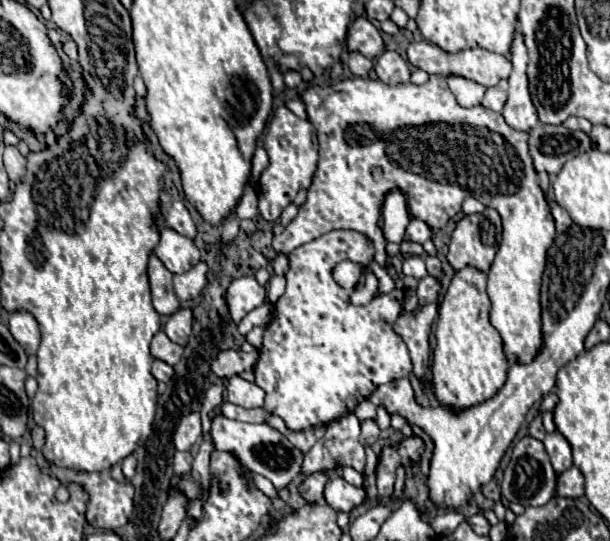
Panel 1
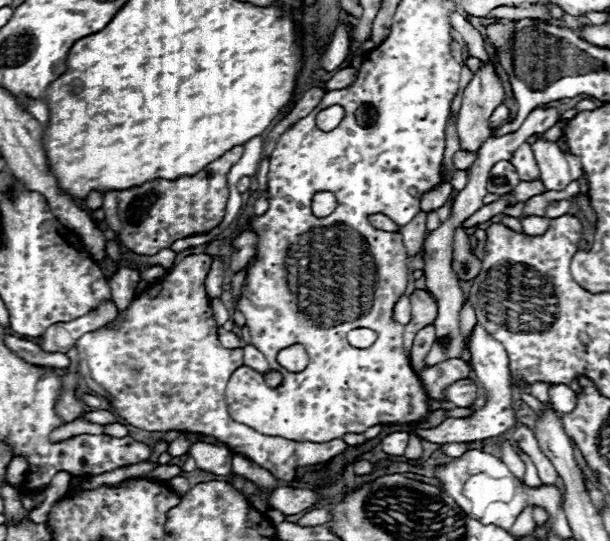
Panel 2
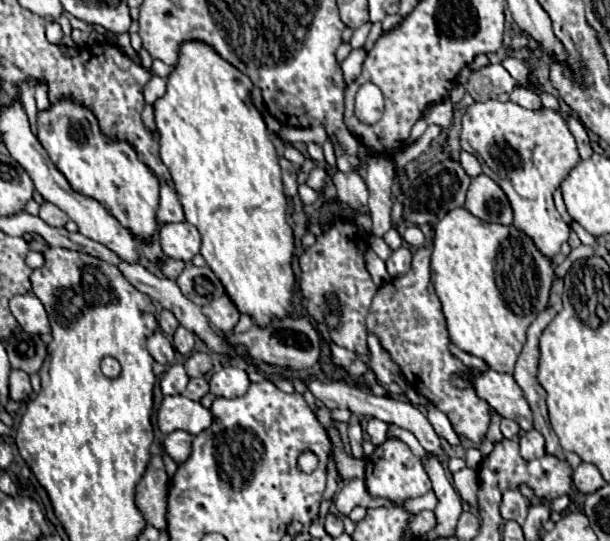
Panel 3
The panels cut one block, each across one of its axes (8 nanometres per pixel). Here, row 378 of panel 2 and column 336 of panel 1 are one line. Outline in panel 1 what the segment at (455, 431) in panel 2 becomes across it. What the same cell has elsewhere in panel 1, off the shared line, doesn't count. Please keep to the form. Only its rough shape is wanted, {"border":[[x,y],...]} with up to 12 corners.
{"border":[[342,476],[326,484],[326,502],[350,512],[366,500],[364,486],[352,486]]}

